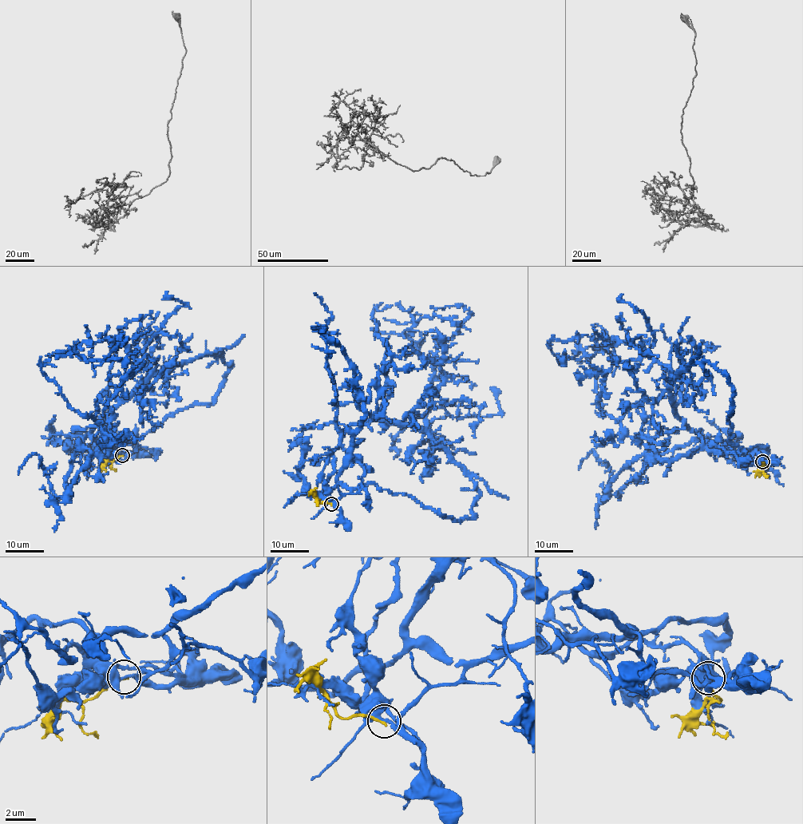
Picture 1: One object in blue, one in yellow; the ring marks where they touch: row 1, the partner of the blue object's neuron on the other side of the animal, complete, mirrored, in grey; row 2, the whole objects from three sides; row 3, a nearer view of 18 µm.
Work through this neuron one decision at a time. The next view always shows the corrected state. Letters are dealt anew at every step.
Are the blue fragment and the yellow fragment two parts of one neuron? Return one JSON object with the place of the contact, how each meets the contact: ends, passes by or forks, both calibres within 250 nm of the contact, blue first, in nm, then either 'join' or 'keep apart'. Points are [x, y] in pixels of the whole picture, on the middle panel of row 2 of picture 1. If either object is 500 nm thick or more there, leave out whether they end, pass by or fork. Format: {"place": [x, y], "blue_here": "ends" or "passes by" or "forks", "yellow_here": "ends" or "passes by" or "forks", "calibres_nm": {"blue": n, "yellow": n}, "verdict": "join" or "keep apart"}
{"place": [331, 504], "blue_here": "passes by", "yellow_here": "ends", "calibres_nm": {"blue": 320, "yellow": 180}, "verdict": "keep apart"}

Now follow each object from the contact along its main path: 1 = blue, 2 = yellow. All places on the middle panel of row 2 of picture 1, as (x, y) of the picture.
1: (330, 504), (322, 473), (351, 425), (395, 420), (429, 430), (433, 367), (405, 330), (436, 314), (469, 330)
2: (330, 504), (321, 503), (314, 496), (314, 490)

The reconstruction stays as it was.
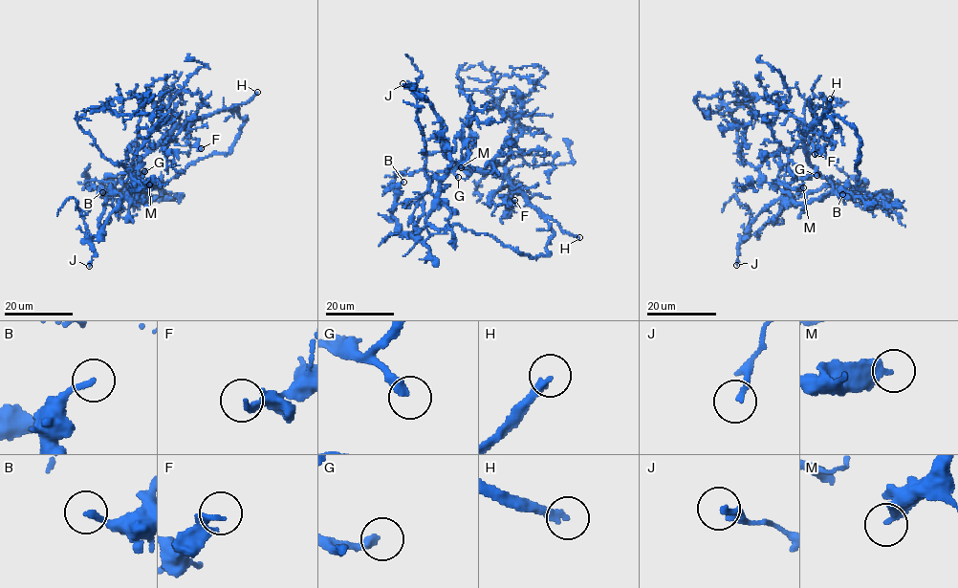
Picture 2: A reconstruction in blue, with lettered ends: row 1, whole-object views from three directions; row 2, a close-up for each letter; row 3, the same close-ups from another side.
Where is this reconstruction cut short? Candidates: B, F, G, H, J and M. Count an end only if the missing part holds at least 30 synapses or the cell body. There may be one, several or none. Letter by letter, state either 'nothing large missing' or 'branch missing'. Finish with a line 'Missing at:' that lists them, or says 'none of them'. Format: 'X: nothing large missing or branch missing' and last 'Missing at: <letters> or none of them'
B: nothing large missing
F: nothing large missing
G: branch missing
H: branch missing
J: nothing large missing
M: nothing large missing
Missing at: G, H

